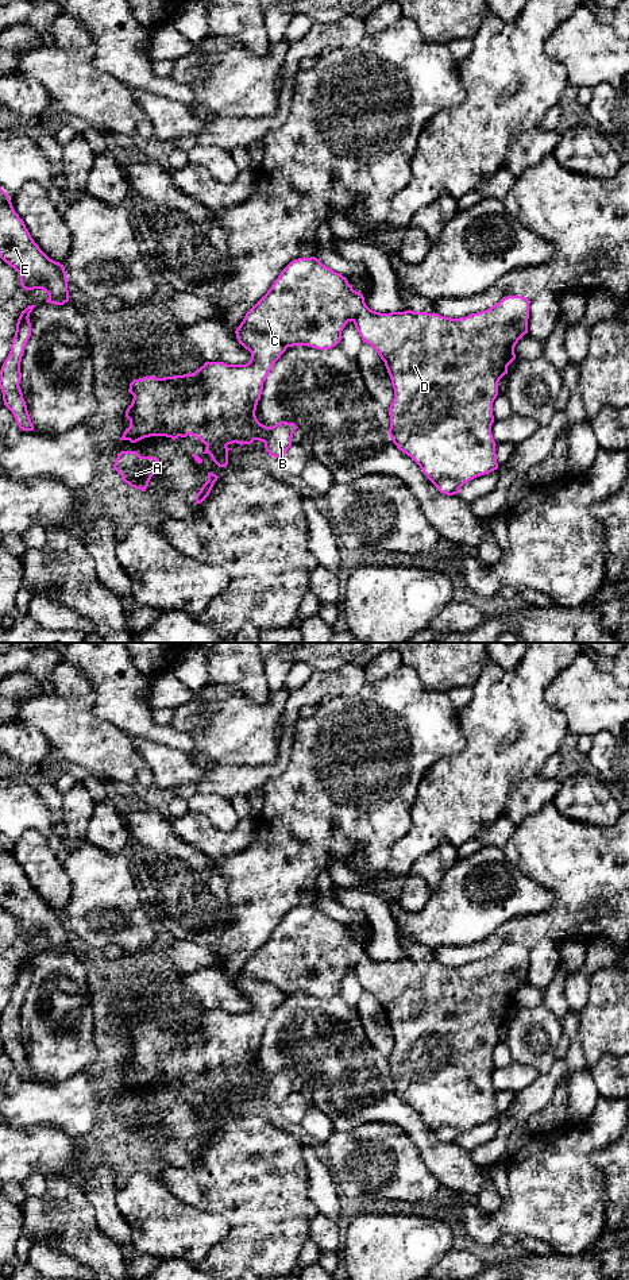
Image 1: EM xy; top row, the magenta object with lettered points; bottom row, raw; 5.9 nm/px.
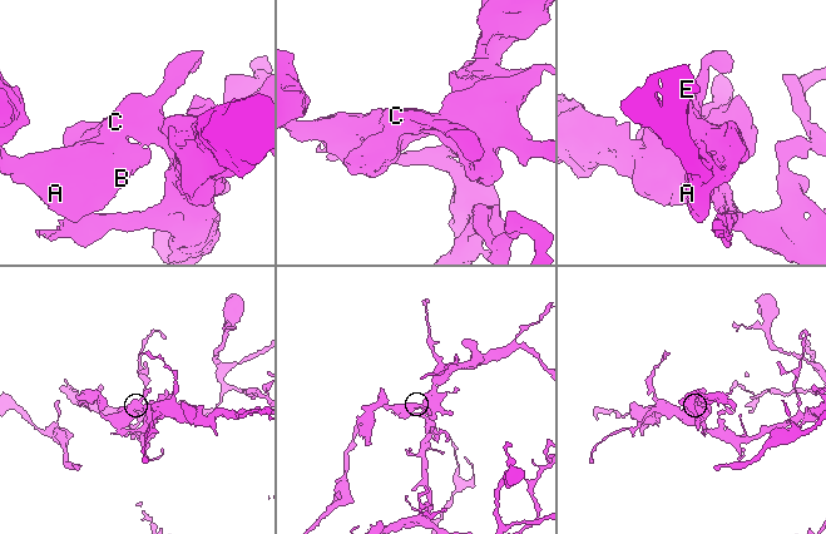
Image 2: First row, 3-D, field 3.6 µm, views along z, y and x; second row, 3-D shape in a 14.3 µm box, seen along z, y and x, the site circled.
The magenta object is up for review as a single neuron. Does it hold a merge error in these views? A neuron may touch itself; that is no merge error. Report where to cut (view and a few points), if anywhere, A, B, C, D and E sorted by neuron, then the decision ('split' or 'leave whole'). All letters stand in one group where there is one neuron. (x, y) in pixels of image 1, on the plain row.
cut in xy along (240, 972), (271, 983), (286, 995); A B E / C D; split

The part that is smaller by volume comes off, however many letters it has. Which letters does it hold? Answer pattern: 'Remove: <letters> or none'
Remove: A, B, E

